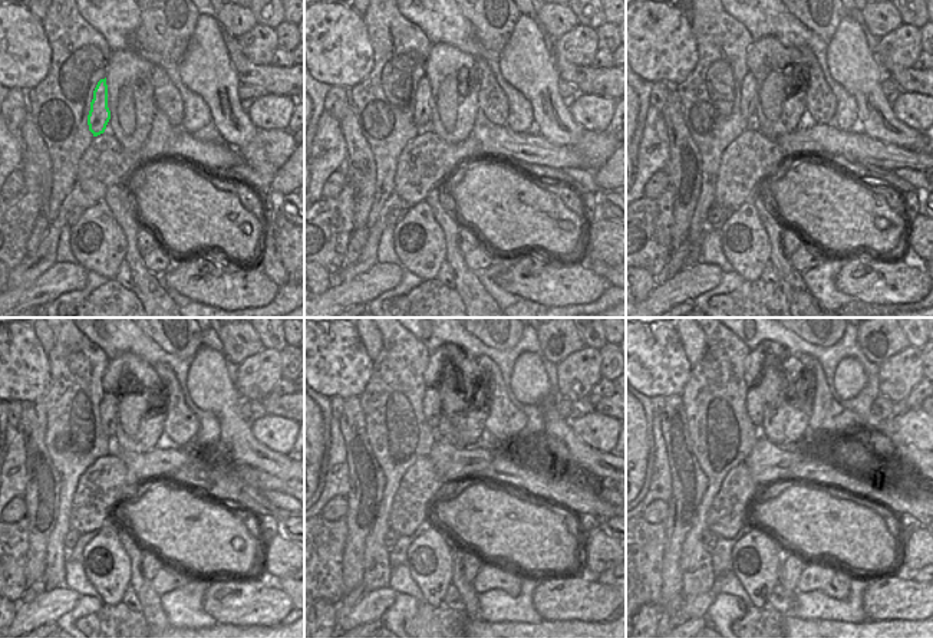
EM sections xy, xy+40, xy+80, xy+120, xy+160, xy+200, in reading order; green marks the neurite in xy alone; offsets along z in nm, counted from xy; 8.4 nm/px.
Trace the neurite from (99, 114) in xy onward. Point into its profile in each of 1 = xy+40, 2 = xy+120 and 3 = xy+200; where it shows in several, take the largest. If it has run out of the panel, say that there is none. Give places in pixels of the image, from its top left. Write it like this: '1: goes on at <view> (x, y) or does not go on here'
1: goes on at xy+40 (422, 115)
2: goes on at xy+120 (109, 405)
3: goes on at xy+200 (771, 385)

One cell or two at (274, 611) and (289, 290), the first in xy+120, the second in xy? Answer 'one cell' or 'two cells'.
two cells

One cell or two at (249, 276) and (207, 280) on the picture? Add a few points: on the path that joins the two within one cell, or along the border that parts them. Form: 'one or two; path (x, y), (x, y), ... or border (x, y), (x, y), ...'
one; path (238, 280), (217, 280)

